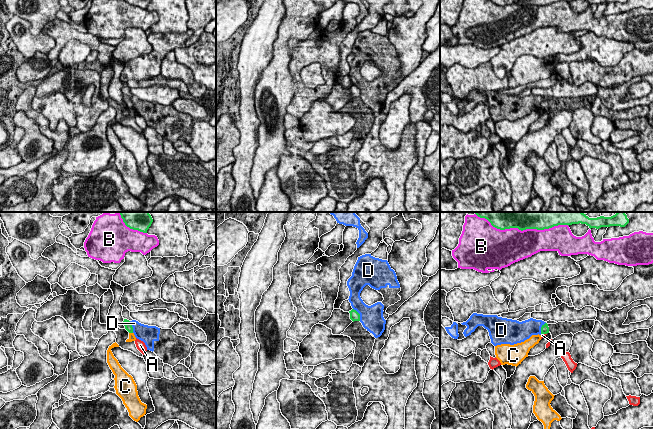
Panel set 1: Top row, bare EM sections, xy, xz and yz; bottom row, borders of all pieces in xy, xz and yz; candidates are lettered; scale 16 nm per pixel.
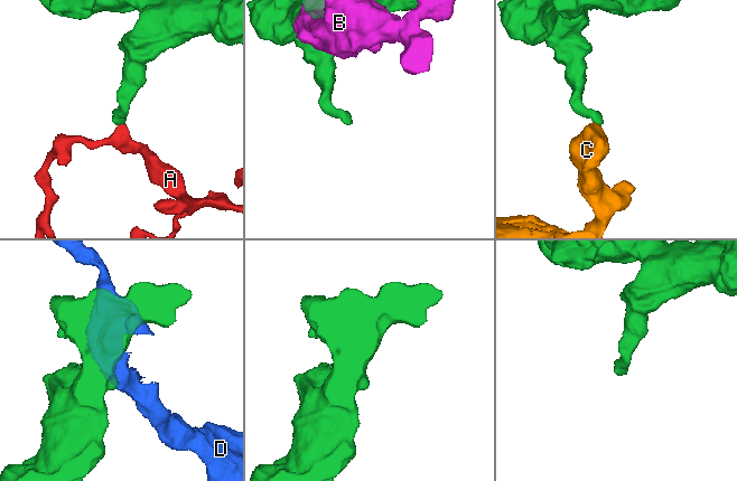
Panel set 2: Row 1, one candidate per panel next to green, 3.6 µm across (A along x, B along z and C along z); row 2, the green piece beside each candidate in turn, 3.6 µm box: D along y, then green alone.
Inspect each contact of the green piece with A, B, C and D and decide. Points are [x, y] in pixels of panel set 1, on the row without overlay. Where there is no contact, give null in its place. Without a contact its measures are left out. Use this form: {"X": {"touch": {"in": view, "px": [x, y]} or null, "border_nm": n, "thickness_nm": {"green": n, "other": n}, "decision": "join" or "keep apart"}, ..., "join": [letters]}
{"A": {"touch": {"in": "yz", "px": [544, 109]}, "border_nm": 80, "thickness_nm": {"green": 130, "other": 50}, "decision": "keep apart"}, "B": {"touch": {"in": "xy", "px": [135, 5]}, "border_nm": 400, "thickness_nm": {"green": 130, "other": 420}, "decision": "keep apart"}, "C": {"touch": {"in": "xy", "px": [131, 108]}, "border_nm": 70, "thickness_nm": {"green": 120, "other": 100}, "decision": "keep apart"}, "D": {"touch": {"in": "xz", "px": [359, 90]}, "border_nm": 240, "thickness_nm": {"green": 160, "other": 380}, "decision": "keep apart"}, "join": []}

